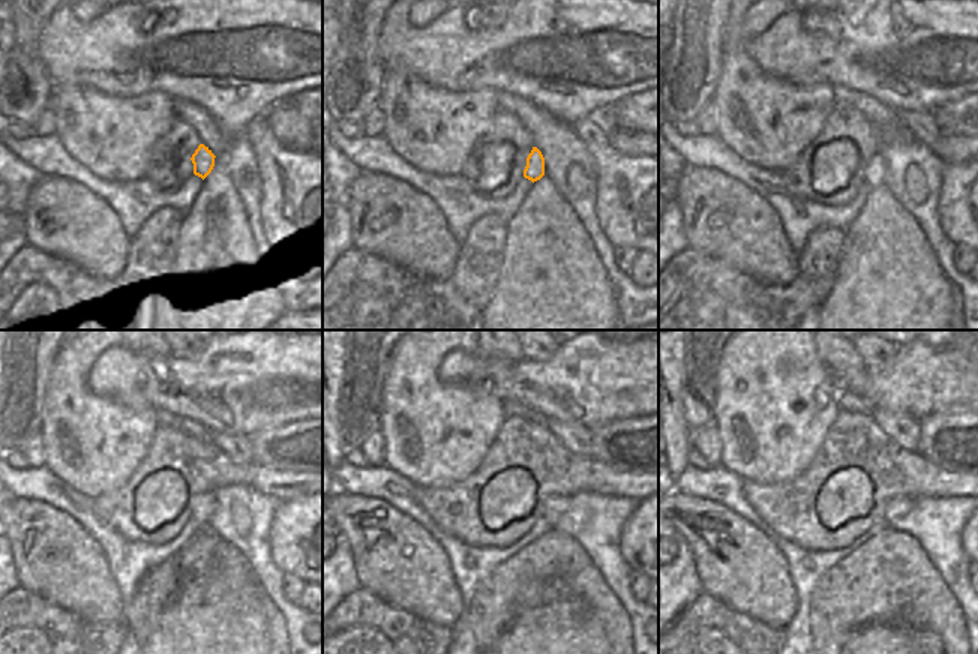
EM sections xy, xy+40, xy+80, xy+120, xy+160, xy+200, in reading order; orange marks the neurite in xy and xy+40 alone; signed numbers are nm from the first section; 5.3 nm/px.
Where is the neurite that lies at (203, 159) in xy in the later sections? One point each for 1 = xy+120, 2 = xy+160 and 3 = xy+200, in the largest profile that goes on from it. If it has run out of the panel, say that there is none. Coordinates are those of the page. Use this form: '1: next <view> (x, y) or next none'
1: next xy+120 (203, 504)
2: next xy+160 (555, 506)
3: next xy+200 (896, 507)

